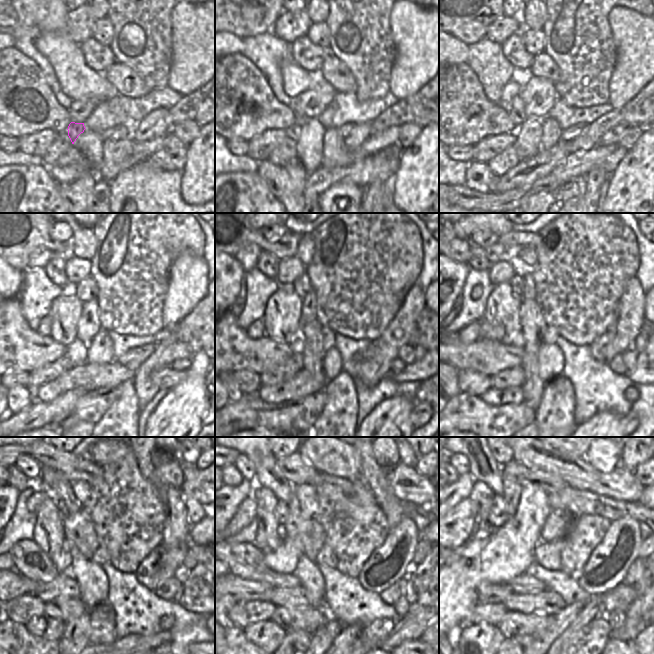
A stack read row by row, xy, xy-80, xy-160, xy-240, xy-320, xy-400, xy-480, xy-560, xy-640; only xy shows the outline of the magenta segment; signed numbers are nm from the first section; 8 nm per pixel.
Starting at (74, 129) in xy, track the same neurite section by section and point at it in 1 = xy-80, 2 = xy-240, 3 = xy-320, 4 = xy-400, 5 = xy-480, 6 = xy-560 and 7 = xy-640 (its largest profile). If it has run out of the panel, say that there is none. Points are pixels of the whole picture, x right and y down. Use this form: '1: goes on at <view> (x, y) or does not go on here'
1: goes on at xy-80 (299, 119)
2: goes on at xy-240 (65, 310)
3: goes on at xy-320 (282, 313)
4: goes on at xy-400 (502, 311)
5: goes on at xy-480 (49, 529)
6: goes on at xy-560 (269, 534)
7: goes on at xy-640 (481, 495)

